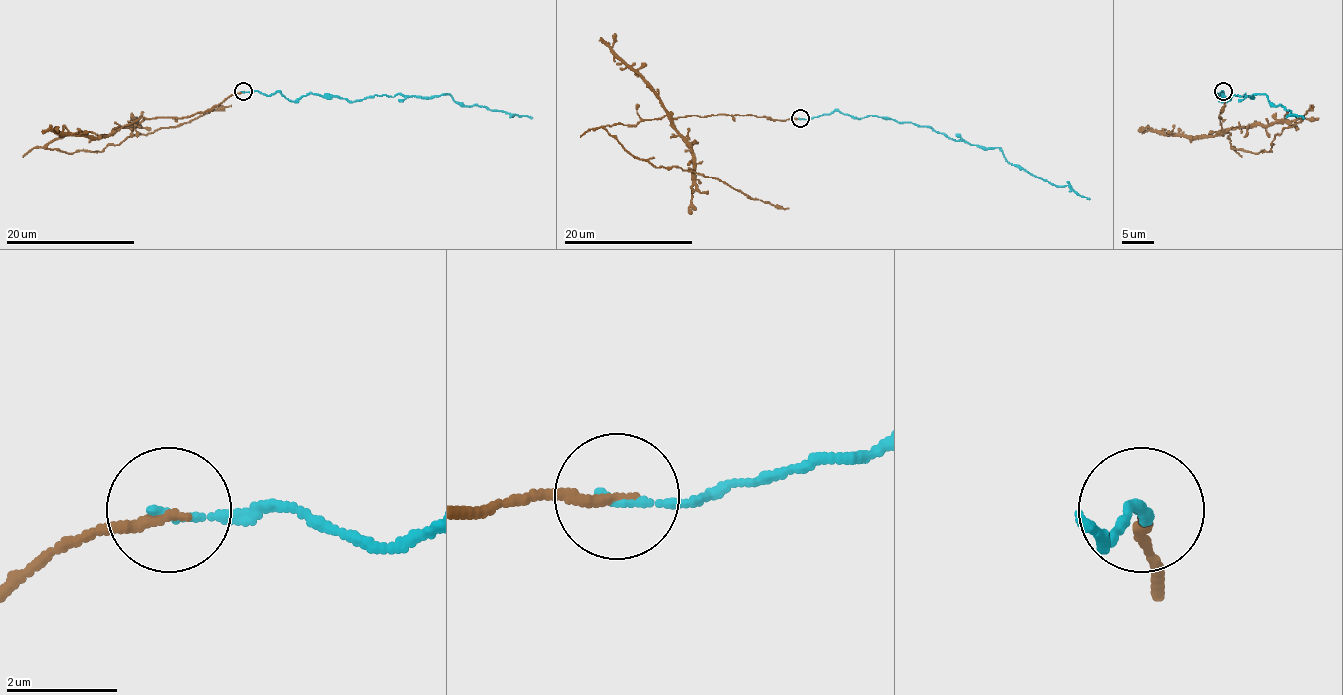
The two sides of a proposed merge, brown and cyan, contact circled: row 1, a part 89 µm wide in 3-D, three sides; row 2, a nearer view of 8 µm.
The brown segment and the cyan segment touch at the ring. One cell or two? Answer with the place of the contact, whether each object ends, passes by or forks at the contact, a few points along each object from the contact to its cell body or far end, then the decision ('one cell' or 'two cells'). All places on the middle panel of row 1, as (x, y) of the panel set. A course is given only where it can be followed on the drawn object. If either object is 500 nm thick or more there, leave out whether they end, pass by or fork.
at (800, 118); brown ends there; cyan ends there; brown runs (801, 119), (666, 115), (635, 125), (605, 127), (629, 152), (656, 167), (703, 173), (754, 199), (788, 207); cyan runs (801, 119), (838, 111), (859, 119), (912, 122), (957, 141), (997, 148), (1007, 160), (1090, 199); one cell

